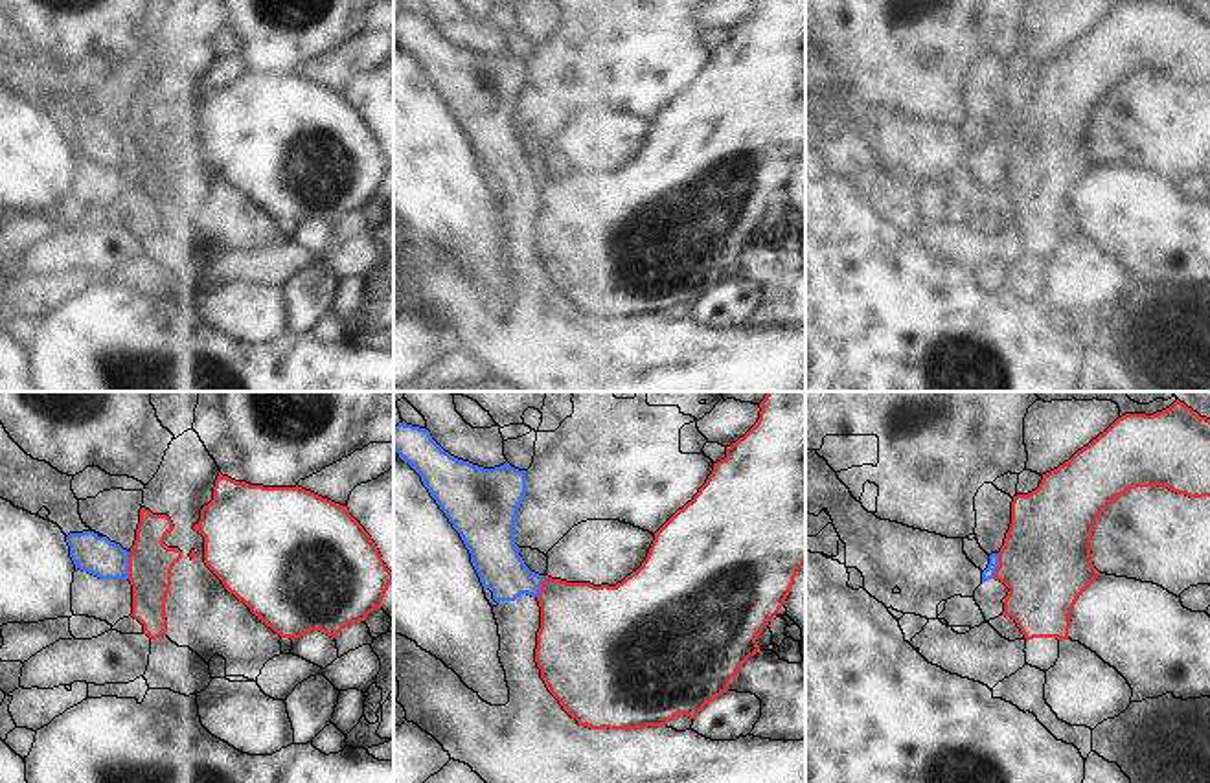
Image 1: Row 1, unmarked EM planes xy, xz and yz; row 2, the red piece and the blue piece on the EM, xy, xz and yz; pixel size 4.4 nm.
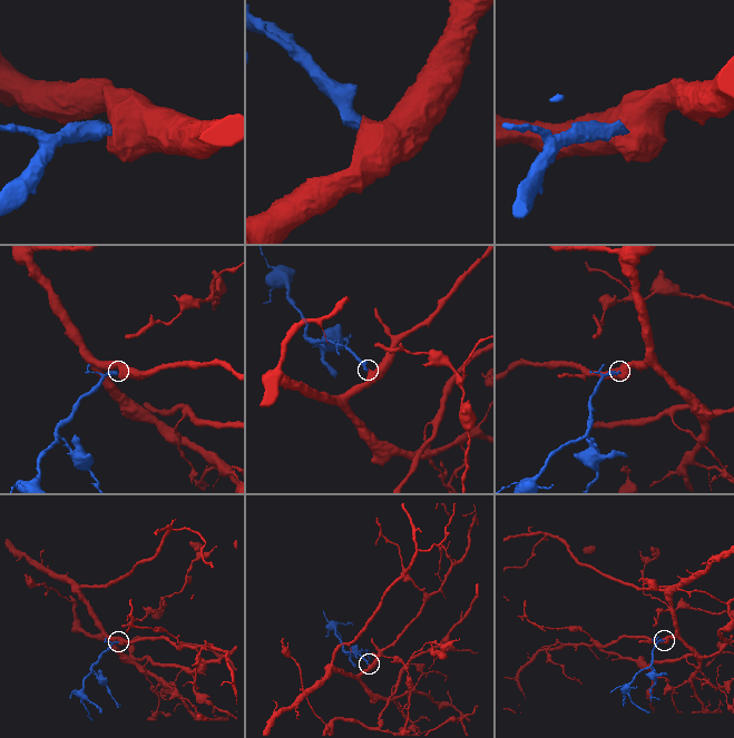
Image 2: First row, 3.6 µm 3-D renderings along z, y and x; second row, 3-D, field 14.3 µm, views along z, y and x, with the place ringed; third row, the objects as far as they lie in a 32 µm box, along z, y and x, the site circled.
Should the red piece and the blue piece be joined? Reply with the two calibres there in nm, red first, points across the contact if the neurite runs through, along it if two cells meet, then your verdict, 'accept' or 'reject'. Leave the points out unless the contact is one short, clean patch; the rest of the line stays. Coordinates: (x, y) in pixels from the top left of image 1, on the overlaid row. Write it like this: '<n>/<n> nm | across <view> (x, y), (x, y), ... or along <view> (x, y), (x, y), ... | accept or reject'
190/170 nm | along xy (127, 552), (129, 578) | reject

